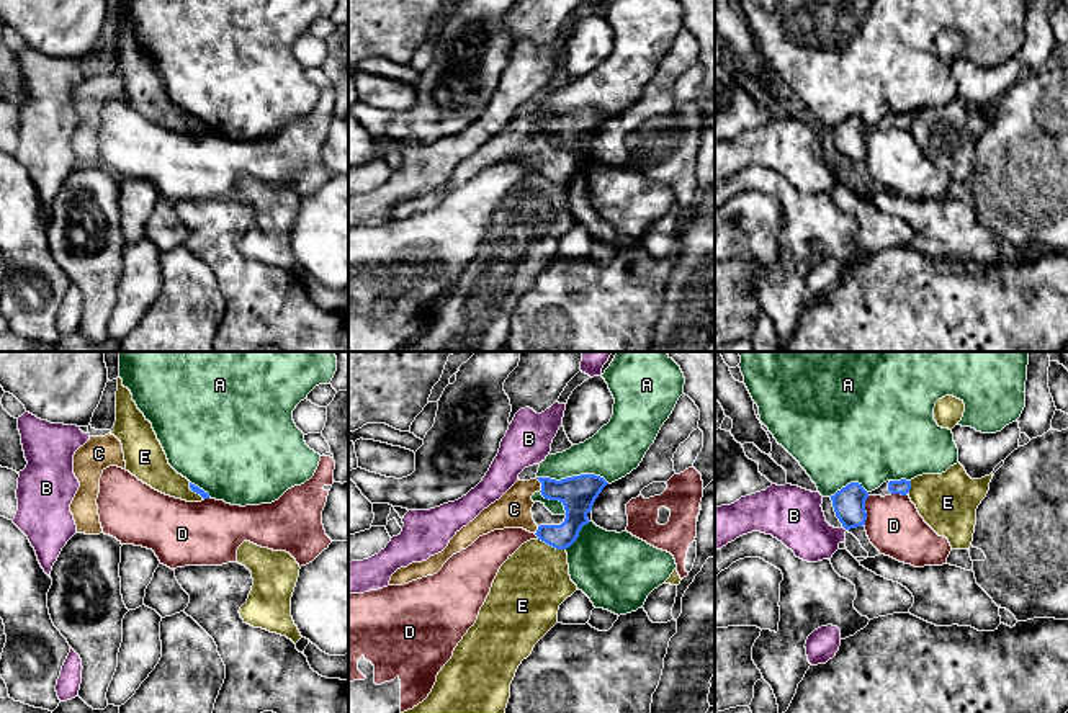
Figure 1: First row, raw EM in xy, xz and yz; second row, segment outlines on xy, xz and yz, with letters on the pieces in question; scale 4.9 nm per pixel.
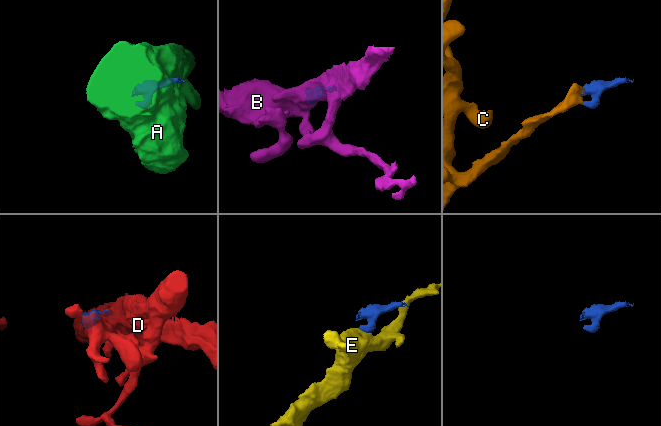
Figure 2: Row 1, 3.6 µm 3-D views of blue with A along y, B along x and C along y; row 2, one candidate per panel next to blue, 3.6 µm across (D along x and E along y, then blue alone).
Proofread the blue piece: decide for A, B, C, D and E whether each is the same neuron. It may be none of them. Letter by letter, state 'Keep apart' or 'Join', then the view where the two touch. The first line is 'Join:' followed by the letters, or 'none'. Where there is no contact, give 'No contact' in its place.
Join: C
A: Keep apart. Touches blue in xz
B: Keep apart. Touches blue in yz
C: Join. Touches blue in xz
D: Keep apart. Touches blue in yz
E: Keep apart. Touches blue in xz

